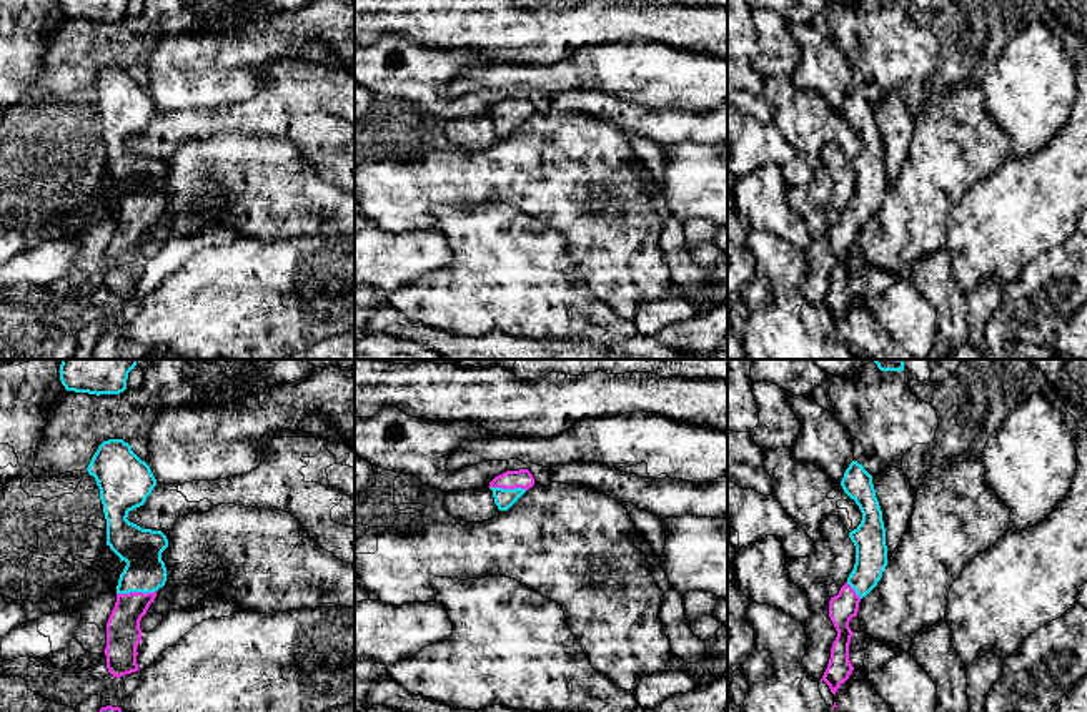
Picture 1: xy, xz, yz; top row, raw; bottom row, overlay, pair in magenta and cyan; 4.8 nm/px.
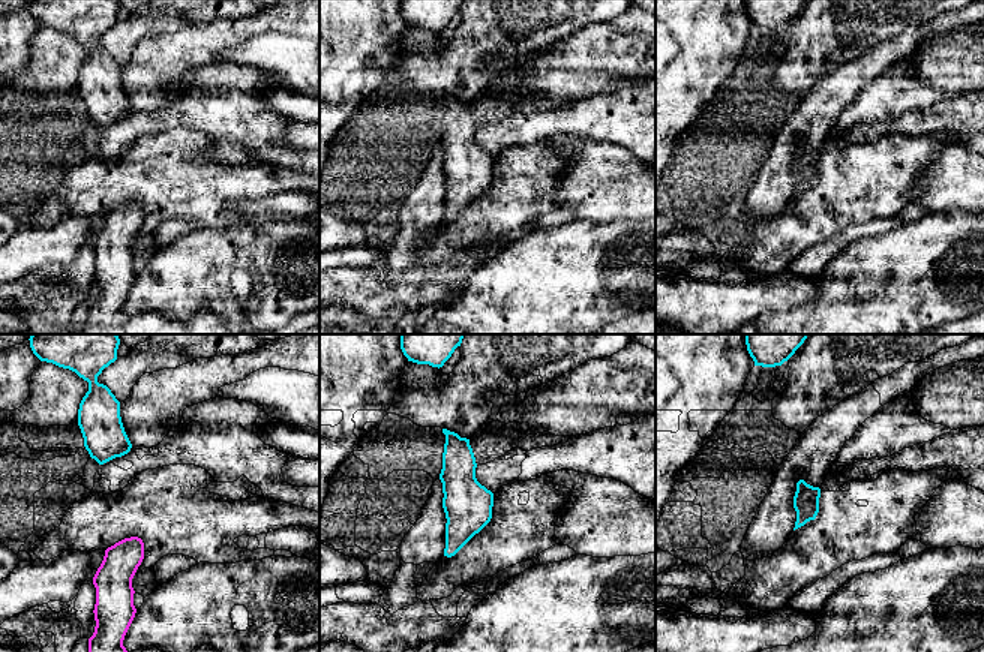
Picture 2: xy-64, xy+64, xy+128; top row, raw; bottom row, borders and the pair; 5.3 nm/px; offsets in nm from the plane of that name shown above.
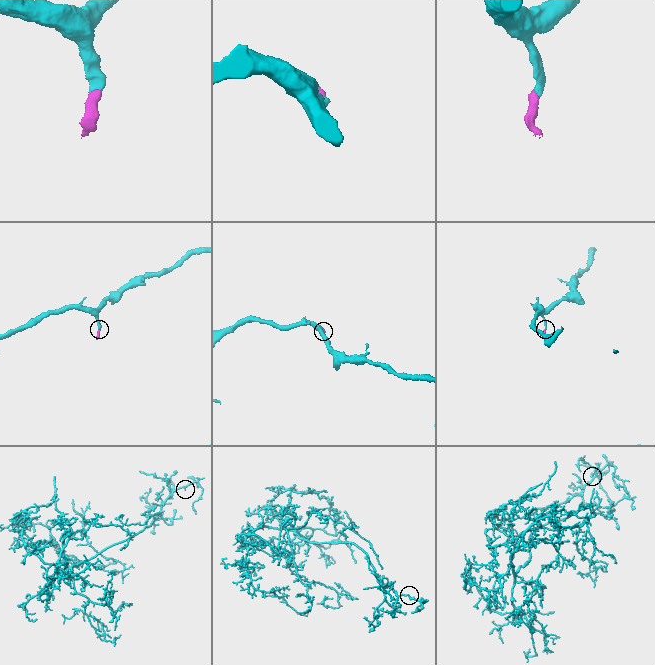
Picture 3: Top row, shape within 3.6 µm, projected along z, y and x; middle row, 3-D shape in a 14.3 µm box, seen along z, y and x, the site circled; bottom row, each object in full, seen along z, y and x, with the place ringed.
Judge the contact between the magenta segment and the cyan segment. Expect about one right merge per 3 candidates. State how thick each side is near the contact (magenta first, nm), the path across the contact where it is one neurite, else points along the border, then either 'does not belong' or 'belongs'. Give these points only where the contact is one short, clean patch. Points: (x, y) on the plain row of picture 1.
calibres 170 and 200 nm; way xy (124, 262), (124, 248), (135, 220), (145, 198); belongs

